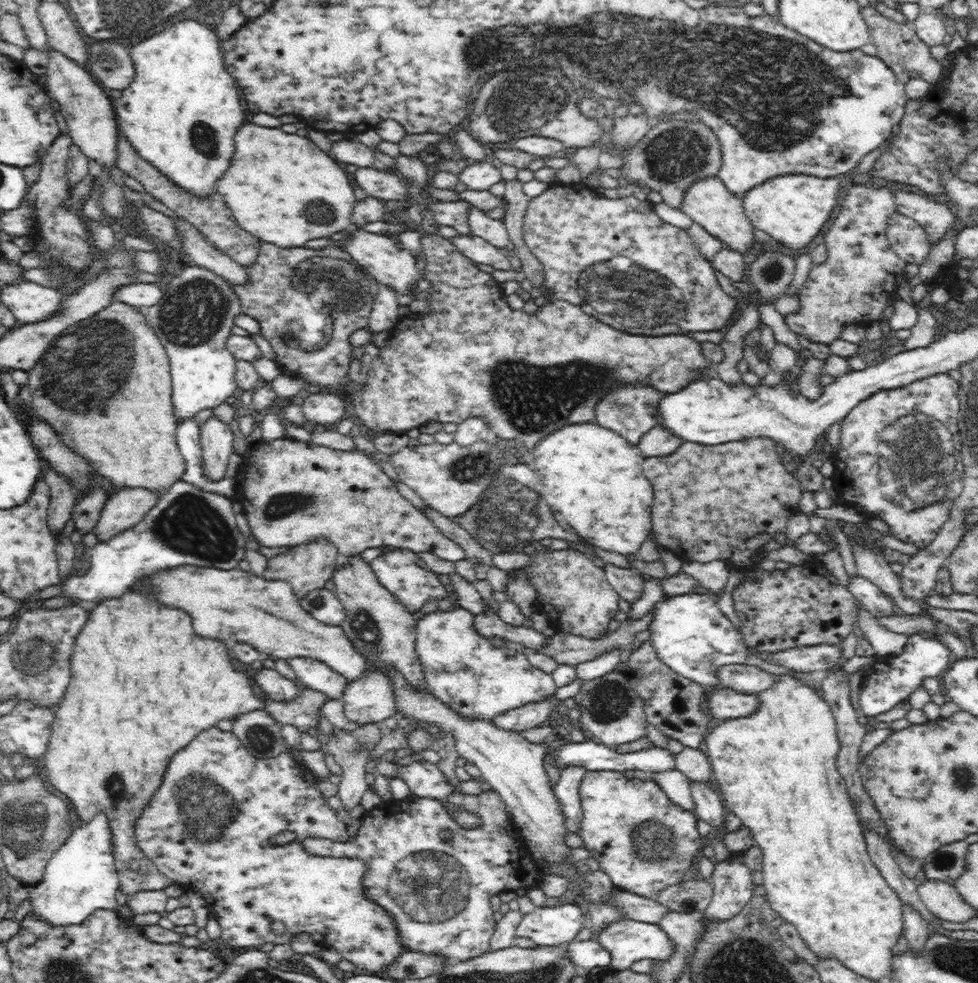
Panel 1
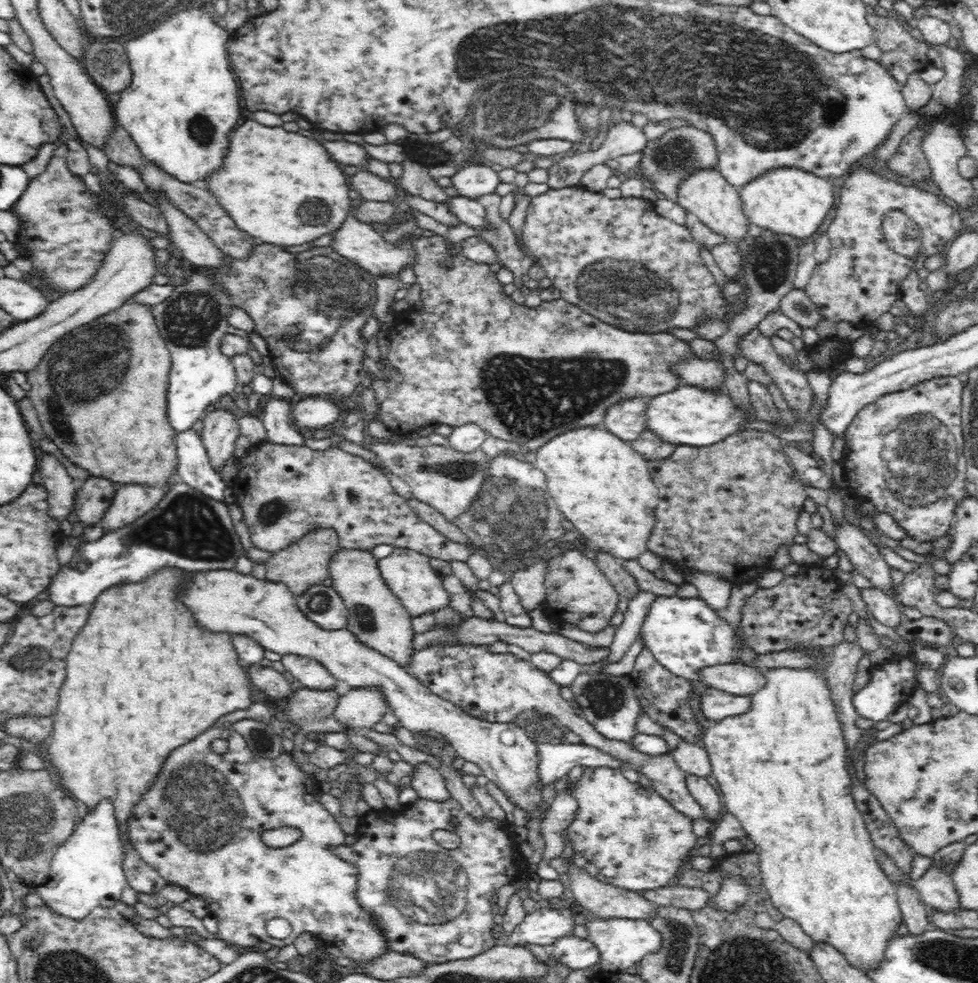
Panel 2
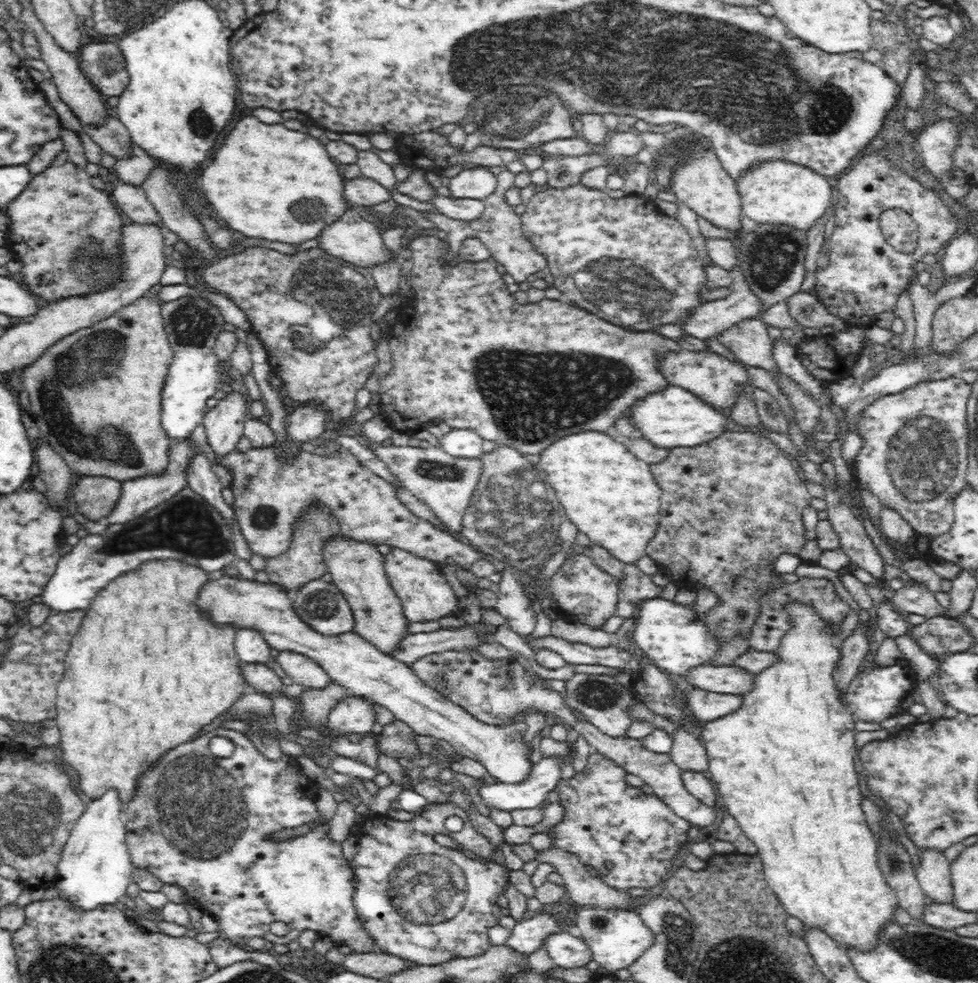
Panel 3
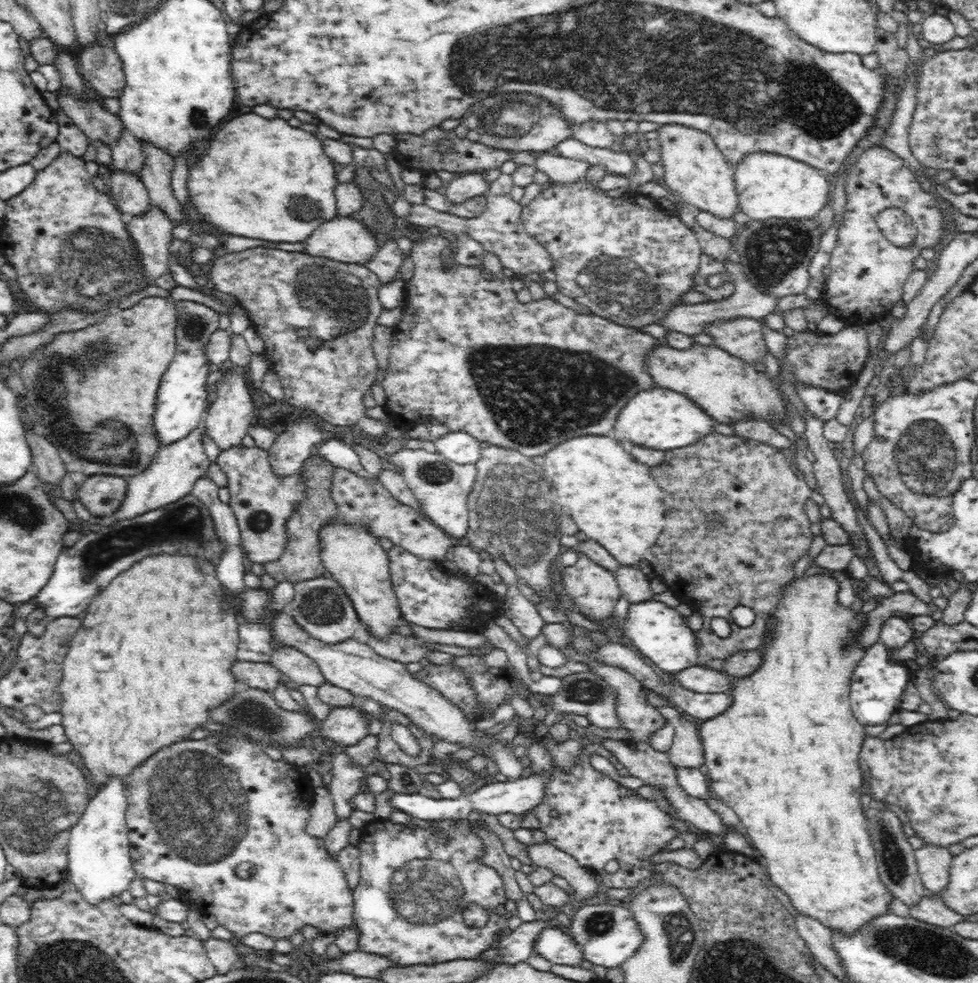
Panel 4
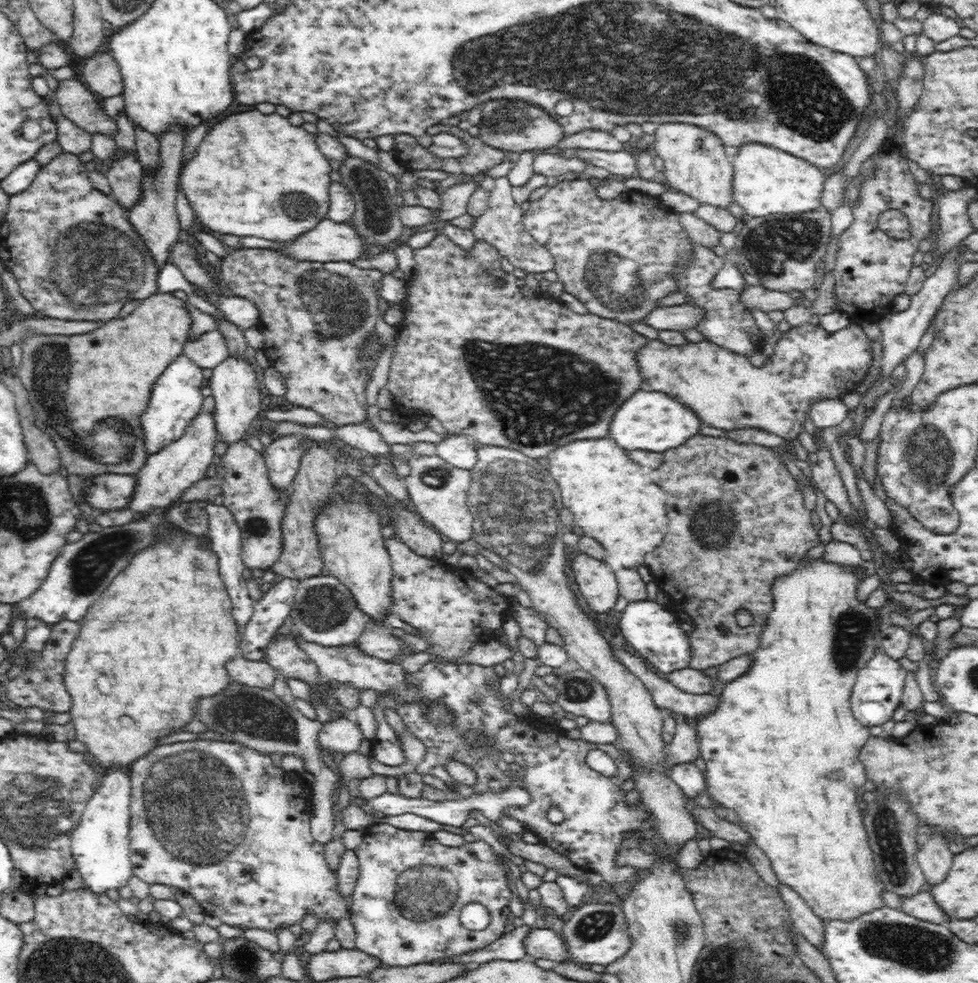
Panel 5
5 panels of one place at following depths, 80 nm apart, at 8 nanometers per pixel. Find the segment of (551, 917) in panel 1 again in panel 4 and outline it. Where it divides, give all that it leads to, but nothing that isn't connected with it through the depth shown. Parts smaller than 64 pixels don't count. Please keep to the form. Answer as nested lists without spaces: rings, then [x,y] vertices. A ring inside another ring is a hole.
[[[542,919],[522,922],[510,934],[495,943],[497,949],[485,950],[478,957],[482,960],[495,960],[495,962],[507,965],[524,963],[530,955],[535,954],[536,939],[548,926],[547,921]]]

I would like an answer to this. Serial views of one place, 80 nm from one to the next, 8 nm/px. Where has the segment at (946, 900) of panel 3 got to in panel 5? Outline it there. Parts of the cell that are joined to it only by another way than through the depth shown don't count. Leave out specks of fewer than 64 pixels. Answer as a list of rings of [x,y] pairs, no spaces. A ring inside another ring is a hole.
[[[936,833],[918,849],[917,861],[927,887],[940,884],[950,872],[955,854],[948,849],[948,844],[942,835]]]

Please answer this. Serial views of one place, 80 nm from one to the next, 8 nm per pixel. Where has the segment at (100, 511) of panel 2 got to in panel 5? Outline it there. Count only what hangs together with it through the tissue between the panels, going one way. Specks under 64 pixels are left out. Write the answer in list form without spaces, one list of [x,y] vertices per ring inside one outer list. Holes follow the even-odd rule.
[[[102,473],[88,478],[82,498],[93,509],[103,512],[126,509],[136,486],[137,479],[134,475]]]

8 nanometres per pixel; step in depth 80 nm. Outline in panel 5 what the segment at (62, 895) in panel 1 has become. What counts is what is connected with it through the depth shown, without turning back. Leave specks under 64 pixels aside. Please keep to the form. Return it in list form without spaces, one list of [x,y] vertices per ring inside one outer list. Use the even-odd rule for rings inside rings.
[[[127,768],[108,770],[71,834],[70,852],[74,855],[74,869],[80,873],[84,888],[90,889],[95,895],[104,895],[108,890],[118,891],[128,885],[128,880],[133,876],[129,847],[130,792]]]

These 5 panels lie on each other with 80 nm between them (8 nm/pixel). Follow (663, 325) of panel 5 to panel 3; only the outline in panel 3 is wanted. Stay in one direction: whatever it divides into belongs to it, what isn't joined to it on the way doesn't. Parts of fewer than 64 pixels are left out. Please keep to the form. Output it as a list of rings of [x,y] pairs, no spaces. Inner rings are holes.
[[[736,266],[730,274],[733,278],[732,293],[724,299],[708,301],[696,308],[692,316],[680,325],[686,334],[704,341],[711,340],[742,320],[759,316],[762,303],[753,296],[742,271]]]

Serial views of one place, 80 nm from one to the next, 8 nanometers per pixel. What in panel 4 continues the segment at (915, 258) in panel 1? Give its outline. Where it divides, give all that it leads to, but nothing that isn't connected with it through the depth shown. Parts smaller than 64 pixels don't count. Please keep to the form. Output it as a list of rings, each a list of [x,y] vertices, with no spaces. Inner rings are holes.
[[[887,208],[877,216],[877,223],[884,237],[899,247],[910,246],[917,237],[917,227],[905,210]]]

